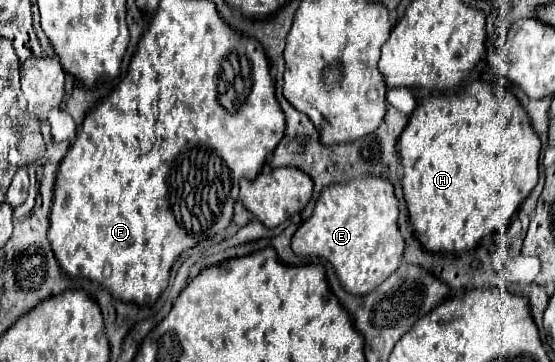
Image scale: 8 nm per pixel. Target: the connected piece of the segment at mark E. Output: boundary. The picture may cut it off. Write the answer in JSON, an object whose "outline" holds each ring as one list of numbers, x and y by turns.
{"outline":[[364,175,348,183,334,183,320,193,312,217,294,233,292,251,296,255,328,259,348,293,366,295,402,263,404,239,398,231,396,219,398,199,390,181]]}

